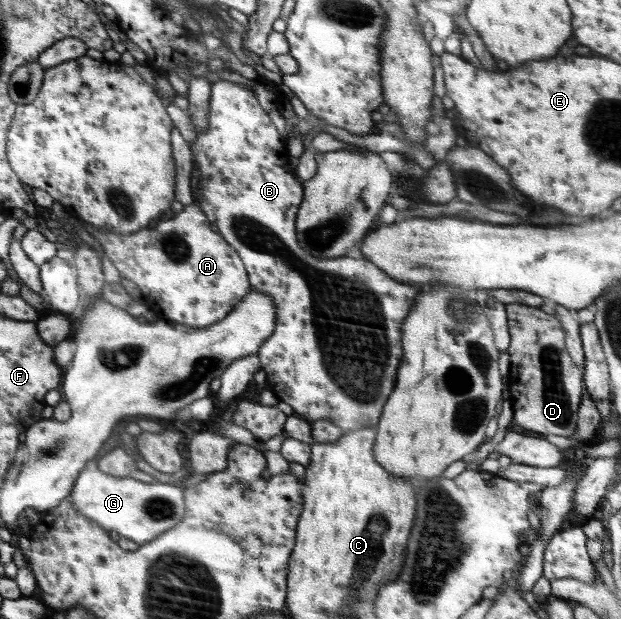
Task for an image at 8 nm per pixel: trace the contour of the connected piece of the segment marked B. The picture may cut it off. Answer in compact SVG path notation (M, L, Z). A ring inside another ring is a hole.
M218 81L211 85L211 97L209 100L208 130L197 130L196 140L191 144L192 152L195 154L195 165L200 172L200 182L198 184L199 197L194 202L206 211L207 218L219 227L219 233L230 243L235 251L238 252L240 259L246 264L247 274L250 276L251 288L255 291L266 293L272 297L278 311L278 324L275 325L275 332L271 337L263 342L258 349L257 355L261 364L261 369L266 372L268 388L274 393L279 402L290 404L293 414L302 420L332 421L339 426L344 433L351 430L358 430L365 426L377 426L383 414L384 402L388 400L390 392L394 390L396 382L396 372L402 360L402 324L406 321L406 316L411 312L412 296L416 300L418 288L393 279L391 275L380 270L374 263L368 262L359 256L344 256L335 259L316 259L298 242L297 237L297 218L300 205L303 204L303 184L297 181L295 175L289 170L290 157L288 156L287 141L281 138L280 132L272 124L269 114L260 106L258 97L251 87L244 86L242 83L230 81Z

